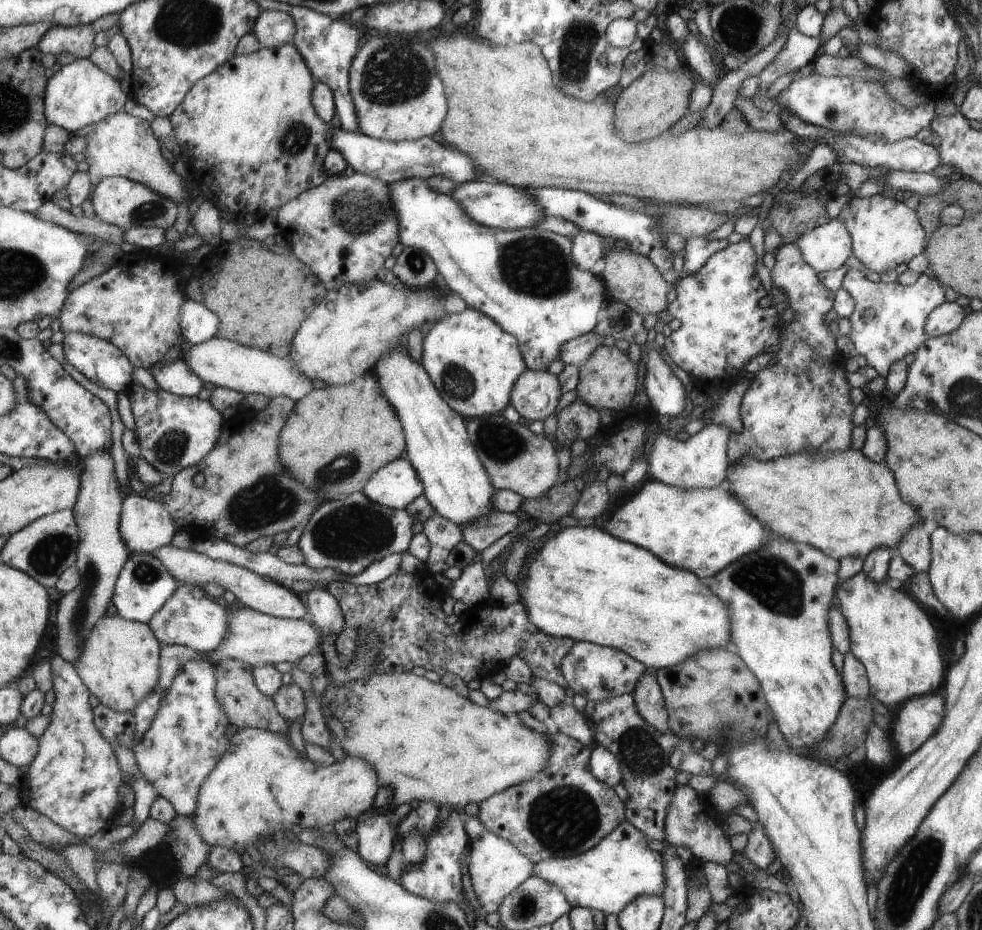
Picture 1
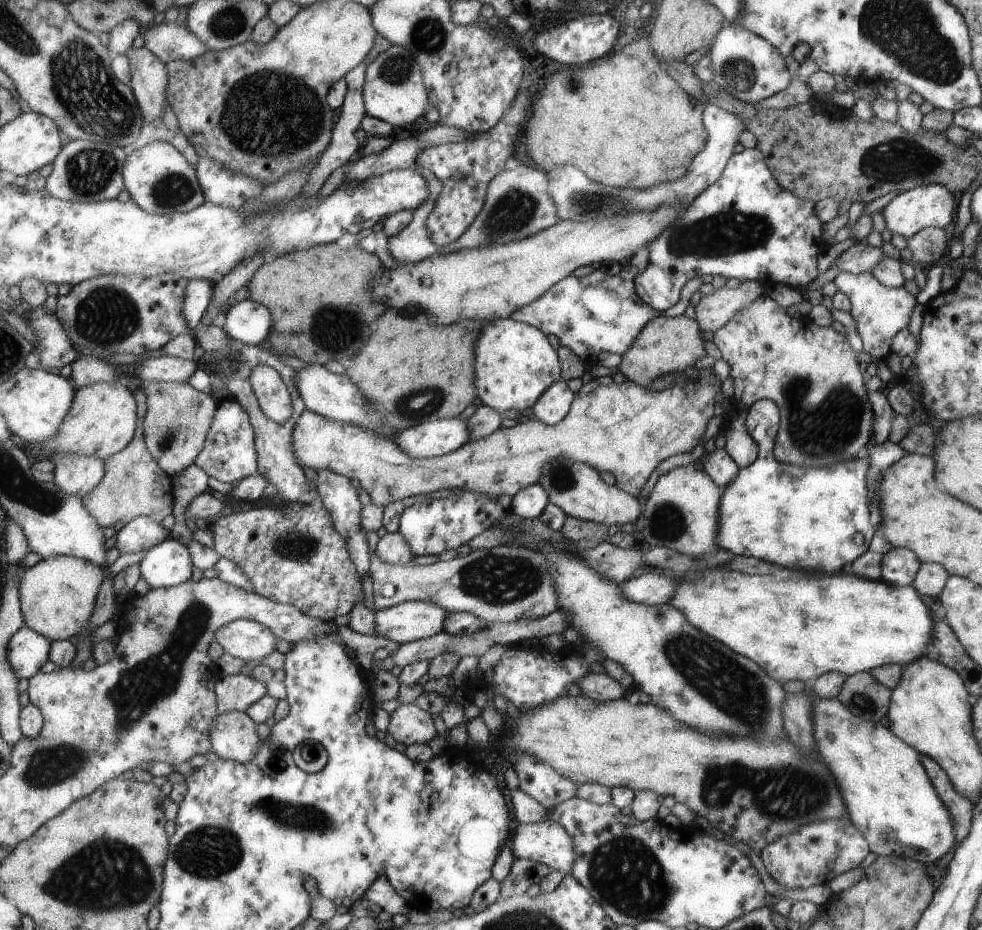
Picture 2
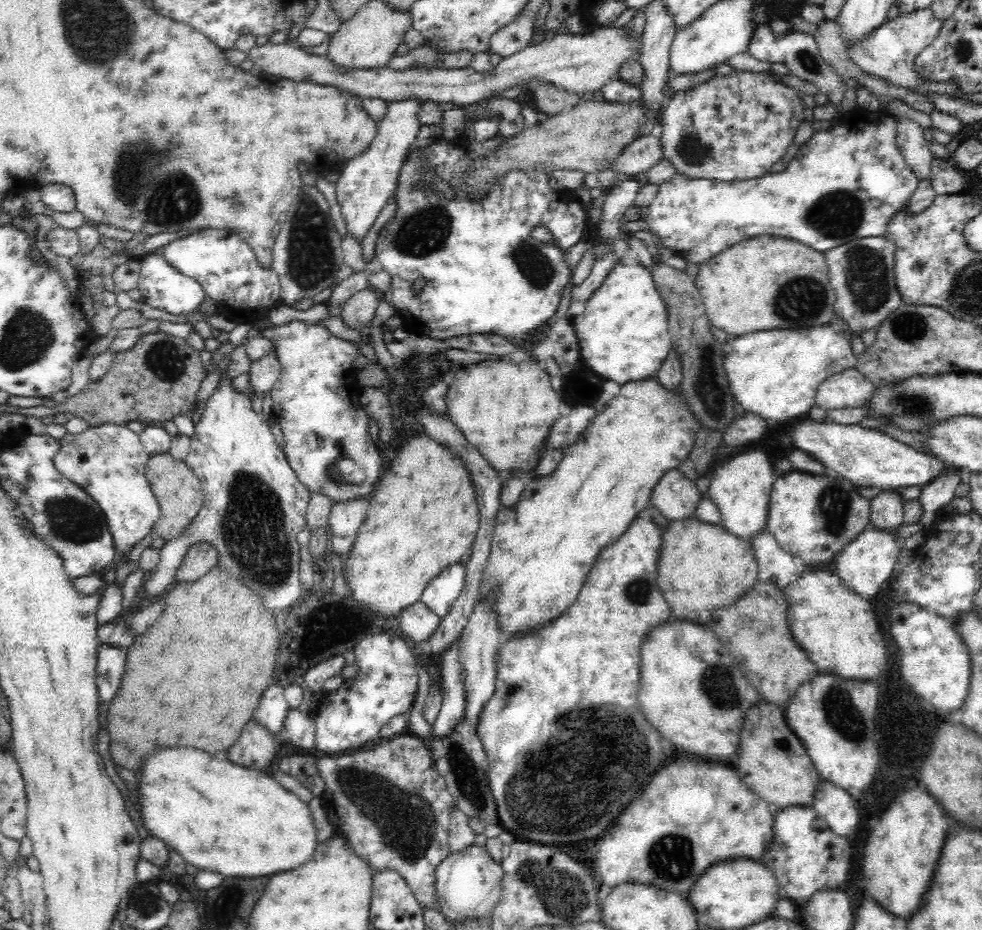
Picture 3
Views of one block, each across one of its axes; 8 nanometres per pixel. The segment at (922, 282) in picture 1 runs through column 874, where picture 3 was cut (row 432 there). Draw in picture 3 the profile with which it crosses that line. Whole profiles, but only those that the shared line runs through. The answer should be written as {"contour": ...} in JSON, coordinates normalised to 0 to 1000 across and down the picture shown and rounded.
{"contour":[[[303,344],[293,346],[293,348],[287,348],[286,351],[279,349],[279,353],[271,354],[271,357],[268,357],[267,359],[271,363],[274,363],[280,371],[280,377],[287,395],[286,403],[283,405],[283,409],[279,411],[279,415],[276,416],[275,419],[278,428],[276,445],[286,458],[289,473],[291,475],[291,481],[288,486],[290,486],[292,496],[298,503],[302,515],[309,522],[312,522],[312,525],[315,525],[317,528],[330,530],[330,532],[334,533],[334,537],[338,537],[339,541],[346,541],[356,537],[368,537],[371,534],[377,535],[379,529],[381,529],[386,516],[388,515],[393,498],[389,494],[389,484],[385,480],[385,475],[382,474],[376,466],[376,456],[379,453],[371,441],[370,434],[367,432],[366,428],[368,420],[363,409],[363,396],[358,392],[358,389],[367,383],[366,376],[359,369],[351,368],[338,360],[331,351],[321,348],[320,352],[314,353],[310,346],[303,346]]]}

